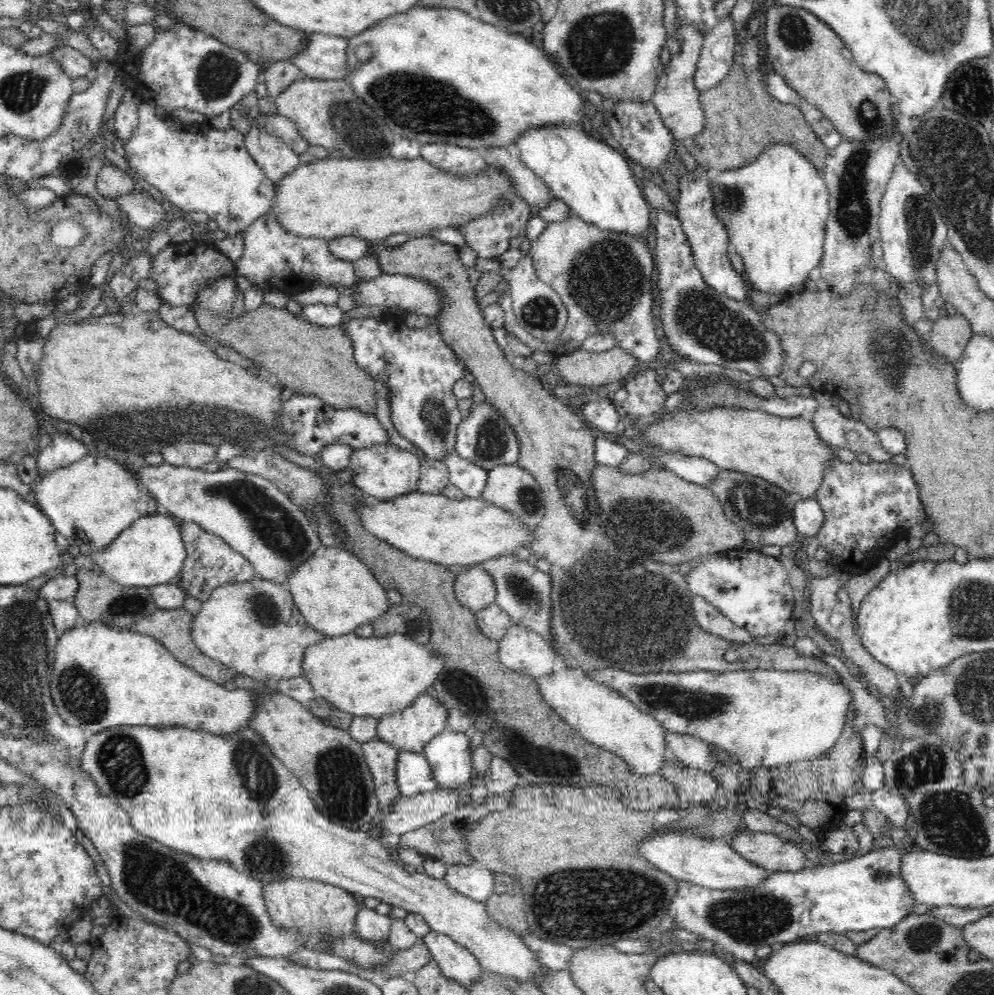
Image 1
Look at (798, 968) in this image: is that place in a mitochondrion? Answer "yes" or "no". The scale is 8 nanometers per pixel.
no

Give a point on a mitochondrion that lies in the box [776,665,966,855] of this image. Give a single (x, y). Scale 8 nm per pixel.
(925, 768)

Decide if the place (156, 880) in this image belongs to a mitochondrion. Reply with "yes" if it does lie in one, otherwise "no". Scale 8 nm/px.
yes

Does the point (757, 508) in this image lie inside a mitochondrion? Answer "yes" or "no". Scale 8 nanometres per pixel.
yes

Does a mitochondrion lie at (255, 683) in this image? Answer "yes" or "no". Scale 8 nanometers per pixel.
no

